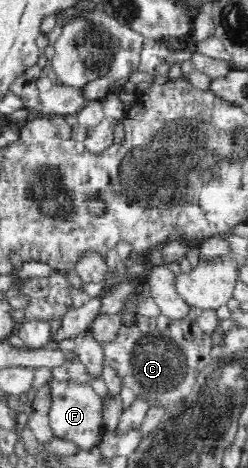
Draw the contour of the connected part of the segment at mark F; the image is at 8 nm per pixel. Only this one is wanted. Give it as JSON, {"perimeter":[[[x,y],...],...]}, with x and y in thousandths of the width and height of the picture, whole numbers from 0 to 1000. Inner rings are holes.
{"perimeter":[[[210,806],[190,825],[206,850],[206,870],[190,887],[210,927],[294,944],[319,962],[395,955],[423,923],[419,902],[411,902],[411,876],[419,876],[411,844],[387,842],[359,816],[323,818],[294,810],[226,812]]]}

